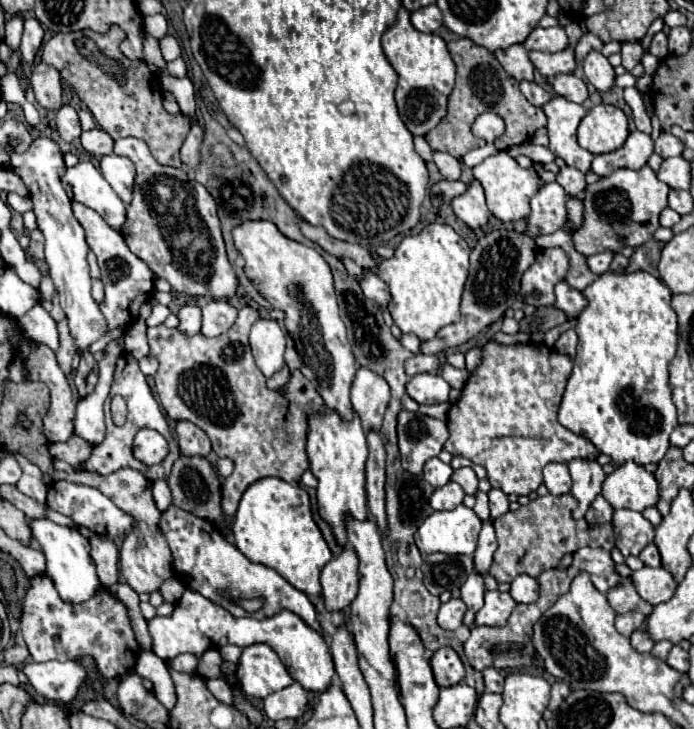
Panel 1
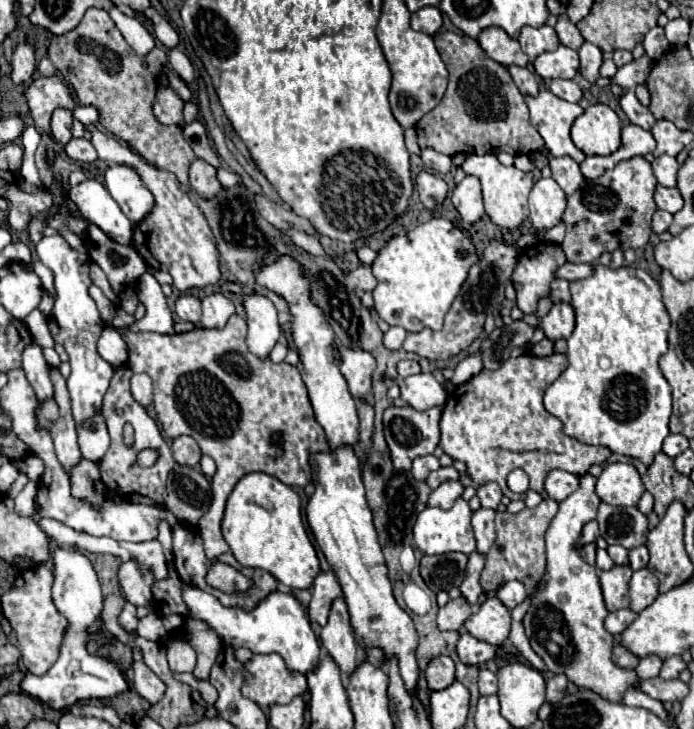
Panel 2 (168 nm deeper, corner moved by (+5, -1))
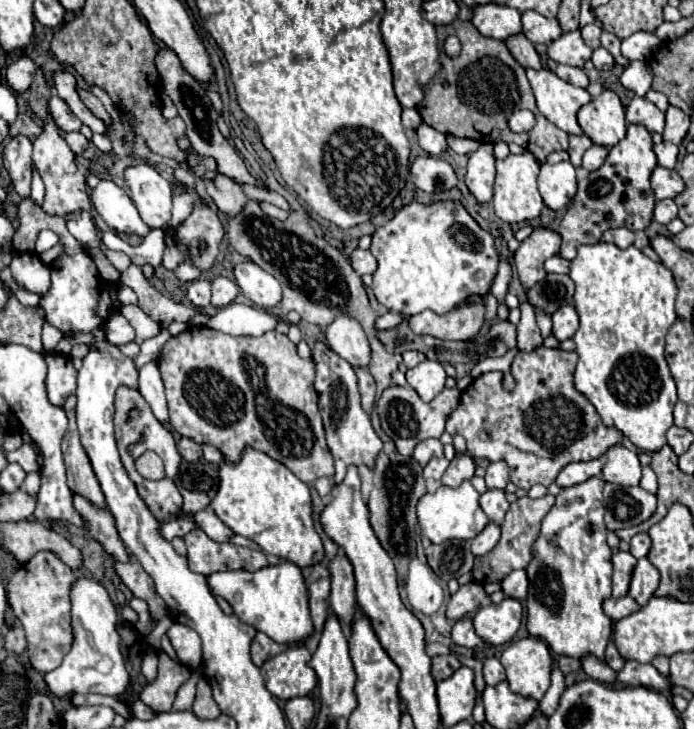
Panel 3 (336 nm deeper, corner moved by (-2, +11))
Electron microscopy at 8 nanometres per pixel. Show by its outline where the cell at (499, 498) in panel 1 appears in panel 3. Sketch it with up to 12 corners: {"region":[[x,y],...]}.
{"region":[[491,462],[485,474],[489,490],[505,490],[509,470],[503,462]]}

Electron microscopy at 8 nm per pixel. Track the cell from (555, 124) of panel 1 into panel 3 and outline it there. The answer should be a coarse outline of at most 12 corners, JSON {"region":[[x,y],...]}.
{"region":[[529,68],[539,112],[577,136],[577,112],[591,100],[585,88],[551,70]]}

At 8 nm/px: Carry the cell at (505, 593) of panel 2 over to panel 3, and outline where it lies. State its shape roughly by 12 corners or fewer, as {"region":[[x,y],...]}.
{"region":[[525,570],[503,578],[505,596],[523,600],[529,586]]}

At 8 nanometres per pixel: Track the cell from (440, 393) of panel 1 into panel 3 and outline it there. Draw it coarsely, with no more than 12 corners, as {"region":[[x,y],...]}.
{"region":[[437,360],[407,370],[407,382],[423,402],[445,388]]}

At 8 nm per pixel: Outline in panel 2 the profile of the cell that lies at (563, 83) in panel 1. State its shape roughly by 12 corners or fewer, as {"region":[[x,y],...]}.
{"region":[[552,80],[550,92],[568,102],[580,102],[574,80]]}

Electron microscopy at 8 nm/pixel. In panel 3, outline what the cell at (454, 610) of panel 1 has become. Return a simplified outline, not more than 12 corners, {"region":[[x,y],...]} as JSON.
{"region":[[477,582],[463,584],[447,604],[447,618],[473,614],[485,600]]}

